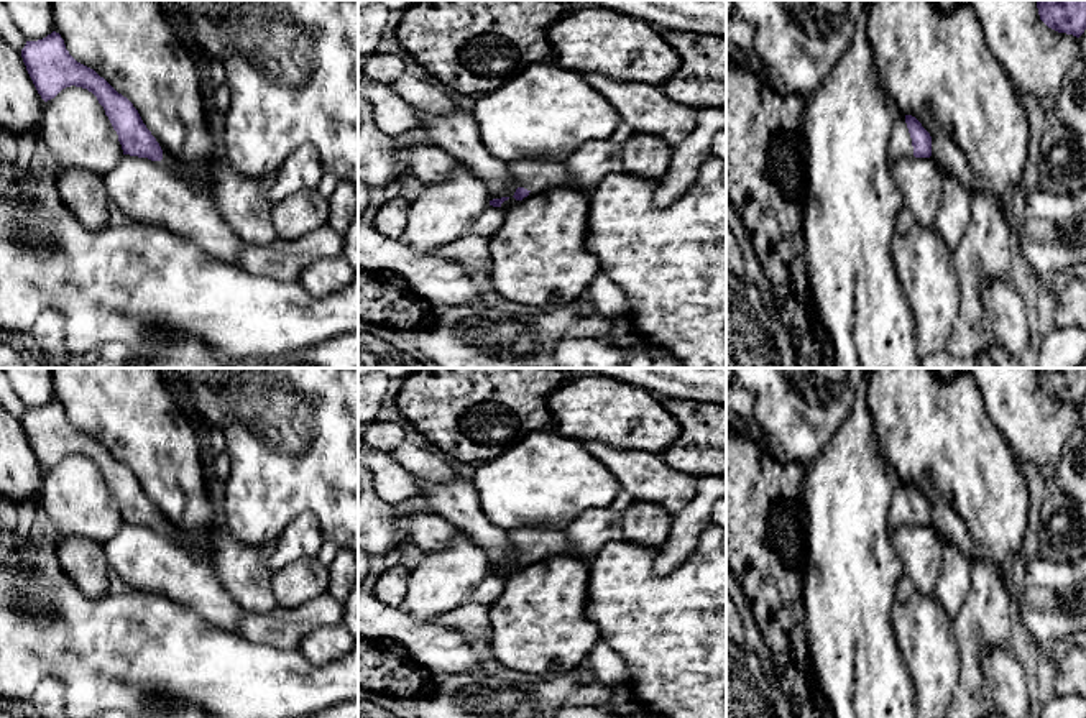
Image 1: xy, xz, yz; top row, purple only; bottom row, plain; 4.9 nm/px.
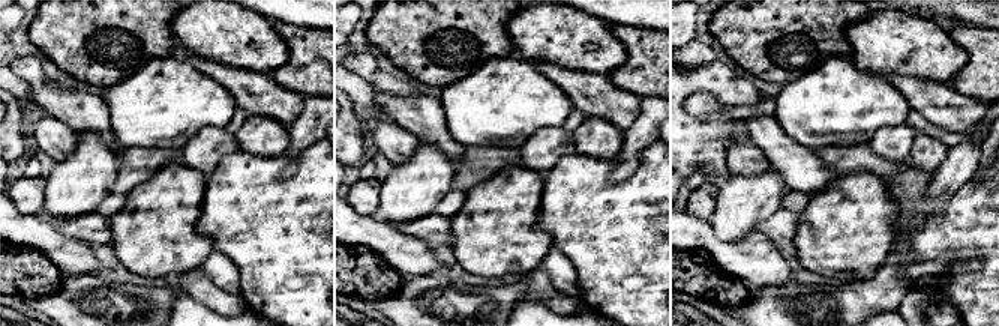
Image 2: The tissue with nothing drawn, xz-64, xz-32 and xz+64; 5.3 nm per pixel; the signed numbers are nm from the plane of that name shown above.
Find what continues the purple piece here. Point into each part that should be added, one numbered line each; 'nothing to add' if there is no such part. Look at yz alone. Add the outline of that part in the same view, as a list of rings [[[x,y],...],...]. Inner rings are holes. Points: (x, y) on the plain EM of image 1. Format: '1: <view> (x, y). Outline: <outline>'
1: yz (901, 515). Outline: [[[894,476],[894,491],[895,498],[892,499],[889,513],[890,532],[897,531],[902,526],[913,524],[912,506],[905,491],[905,485],[899,476]]]

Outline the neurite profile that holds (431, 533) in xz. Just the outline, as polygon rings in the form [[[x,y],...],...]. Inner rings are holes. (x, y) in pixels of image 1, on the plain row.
[[[435,511],[432,513],[406,513],[403,526],[411,541],[422,550],[430,554],[445,549],[458,532]]]

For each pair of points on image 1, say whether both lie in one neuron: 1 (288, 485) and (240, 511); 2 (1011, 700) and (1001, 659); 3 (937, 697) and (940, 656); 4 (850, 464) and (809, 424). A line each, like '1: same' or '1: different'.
1: same
2: same
3: same
4: different

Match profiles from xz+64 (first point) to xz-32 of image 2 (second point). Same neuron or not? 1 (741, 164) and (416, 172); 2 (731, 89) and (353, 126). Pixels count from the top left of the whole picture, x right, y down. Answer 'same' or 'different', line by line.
1: different
2: same

